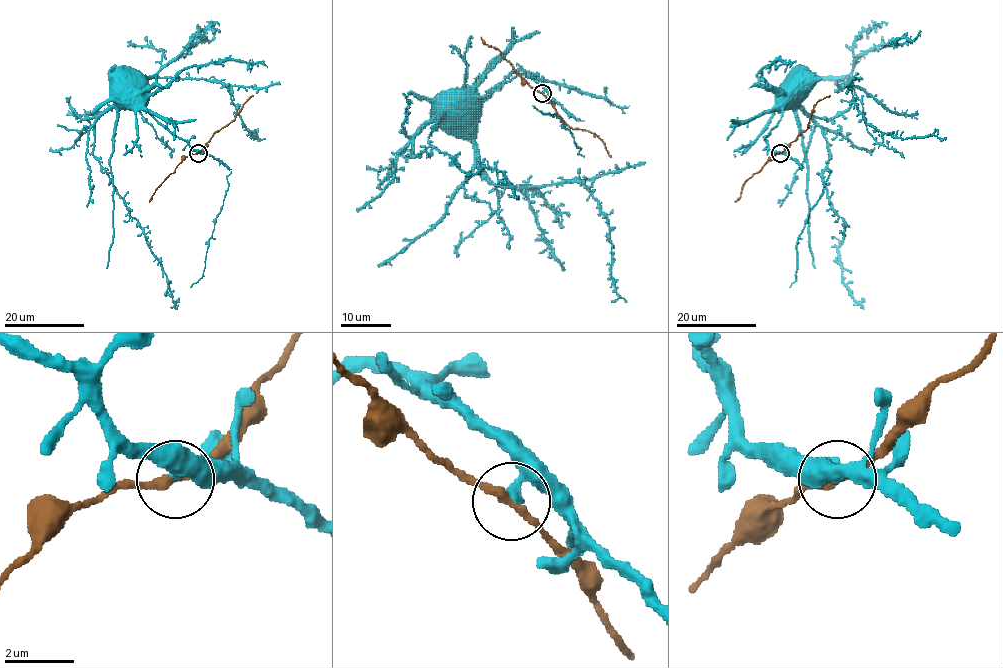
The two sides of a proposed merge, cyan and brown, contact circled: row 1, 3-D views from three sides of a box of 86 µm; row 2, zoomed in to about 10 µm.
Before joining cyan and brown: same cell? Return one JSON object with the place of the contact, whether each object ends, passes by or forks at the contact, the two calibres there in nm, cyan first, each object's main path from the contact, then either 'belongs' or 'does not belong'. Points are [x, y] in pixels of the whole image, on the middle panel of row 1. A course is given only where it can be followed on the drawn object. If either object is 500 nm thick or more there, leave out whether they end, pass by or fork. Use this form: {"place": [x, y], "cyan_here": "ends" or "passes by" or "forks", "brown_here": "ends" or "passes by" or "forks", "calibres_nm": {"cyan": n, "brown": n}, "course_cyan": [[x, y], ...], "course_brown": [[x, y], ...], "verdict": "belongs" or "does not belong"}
{"place": [542, 93], "cyan_here": "ends", "brown_here": "passes by", "calibres_nm": {"cyan": 340, "brown": 240}, "course_cyan": [[542, 93], [544, 88], [535, 79], [519, 74], [484, 95], [474, 95], [465, 104], [459, 104]], "course_brown": [[542, 93], [560, 117], [574, 129], [587, 130], [599, 138], [611, 157]], "verdict": "belongs"}

